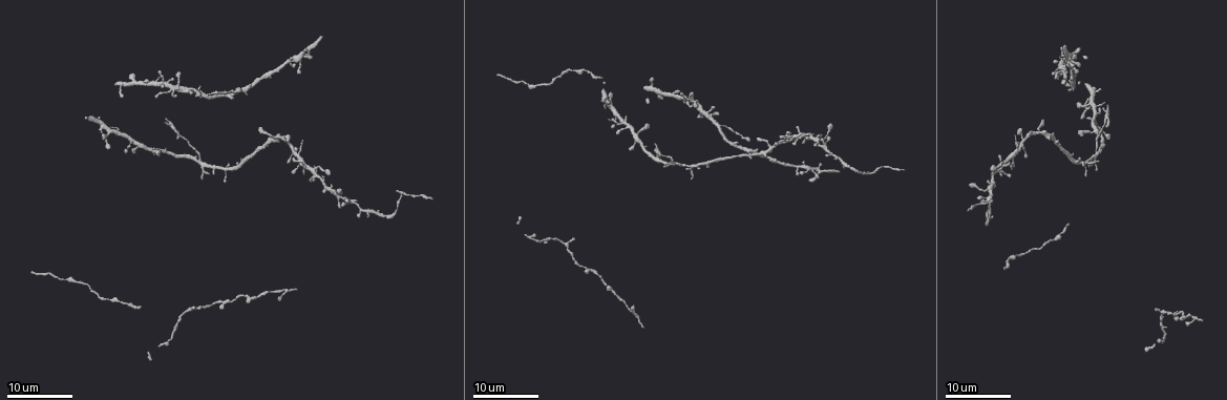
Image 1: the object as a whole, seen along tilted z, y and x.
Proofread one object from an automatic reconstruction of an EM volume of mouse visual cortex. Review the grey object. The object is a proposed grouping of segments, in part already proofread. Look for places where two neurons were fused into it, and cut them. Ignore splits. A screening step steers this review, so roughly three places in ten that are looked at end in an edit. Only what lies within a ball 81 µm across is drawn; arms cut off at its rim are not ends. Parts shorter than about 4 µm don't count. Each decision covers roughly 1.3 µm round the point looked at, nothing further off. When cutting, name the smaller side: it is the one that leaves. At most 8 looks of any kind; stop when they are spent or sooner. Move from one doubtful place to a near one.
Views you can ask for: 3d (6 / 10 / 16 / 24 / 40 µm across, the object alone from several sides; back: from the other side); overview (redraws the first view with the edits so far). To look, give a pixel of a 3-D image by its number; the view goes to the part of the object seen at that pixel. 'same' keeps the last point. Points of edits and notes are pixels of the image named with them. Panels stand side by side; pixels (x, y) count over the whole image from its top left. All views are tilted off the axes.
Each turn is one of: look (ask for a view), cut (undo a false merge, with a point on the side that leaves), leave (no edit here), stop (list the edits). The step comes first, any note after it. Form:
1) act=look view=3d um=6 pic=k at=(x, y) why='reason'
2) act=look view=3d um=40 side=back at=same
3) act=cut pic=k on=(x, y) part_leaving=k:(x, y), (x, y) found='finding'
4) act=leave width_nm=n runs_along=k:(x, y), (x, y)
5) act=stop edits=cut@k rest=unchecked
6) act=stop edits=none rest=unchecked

act=look view=3d um=16 pic=1 at=(204, 97) why='a fork'

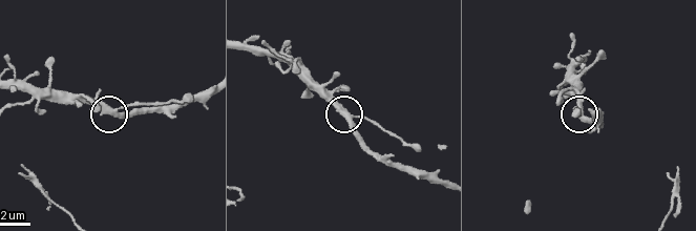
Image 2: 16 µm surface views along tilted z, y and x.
act=look view=3d um=10 pic=2 at=(113, 111)

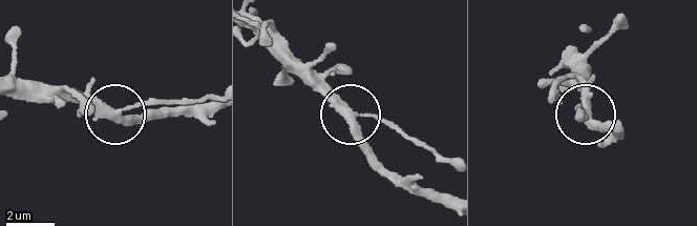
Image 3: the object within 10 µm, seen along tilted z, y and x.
act=leave width_nm=310 found='all the same neuron'

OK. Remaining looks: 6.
act=look view=3d um=24 pic=1 at=(1097, 152) why='side arm on a straight run'

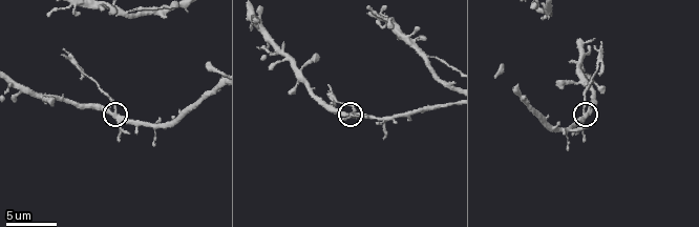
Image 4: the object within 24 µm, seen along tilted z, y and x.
act=look view=3d um=6 pic=4 at=(585, 112)

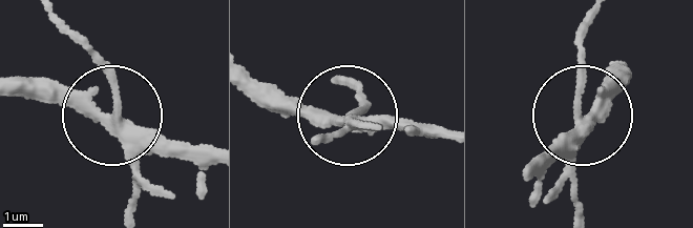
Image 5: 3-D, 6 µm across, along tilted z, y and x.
act=cut pic=5 on=(113, 87) arms=3 found='two neurons meet here'

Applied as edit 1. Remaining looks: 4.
act=look view=overview why='see it whole again'

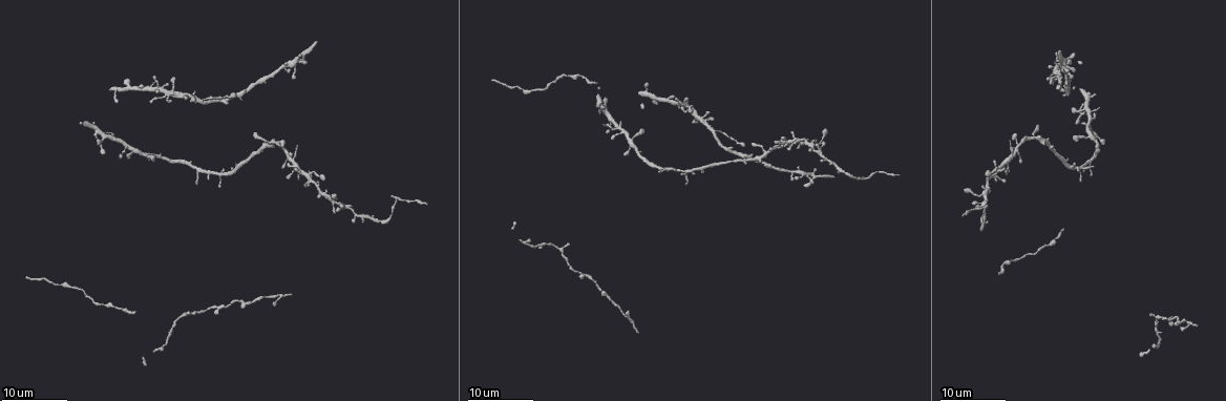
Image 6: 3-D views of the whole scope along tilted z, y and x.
act=look view=3d um=24 pic=6 at=(361, 214) why='calibre changes'

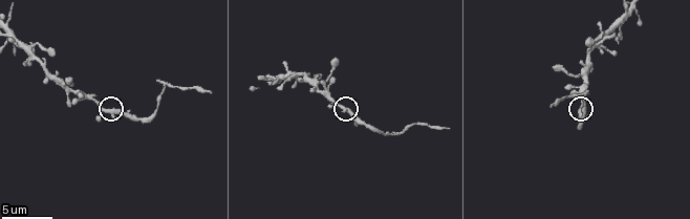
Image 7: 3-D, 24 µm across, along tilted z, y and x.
act=look view=3d um=10 pic=7 at=(108, 110) why='zoom in'

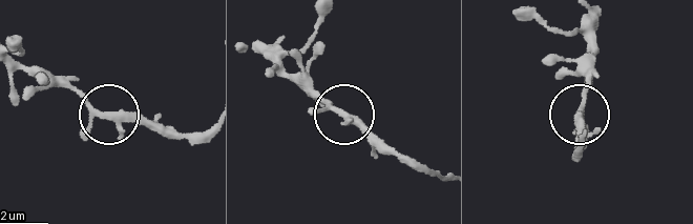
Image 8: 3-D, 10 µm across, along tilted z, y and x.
act=leave runs_along=8:(12, 58), (57, 75), (99, 109), (170, 125) found='all the same neuron'

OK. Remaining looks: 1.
act=look view=3d um=6 pic=7 at=(585, 78) why='four or more arms meet'

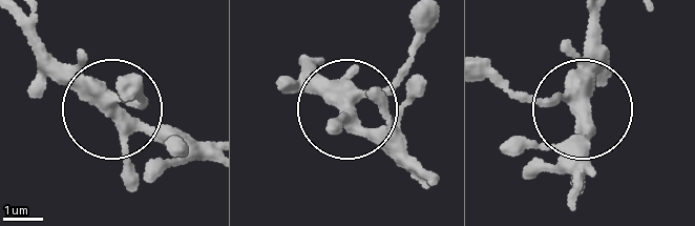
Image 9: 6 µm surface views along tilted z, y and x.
act=leave width_nm=330 runs_along=9:(594, 18), (574, 109), (502, 82) found='one neuron here'

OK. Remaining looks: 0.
act=stop edits=cut@5 rest=unchecked

